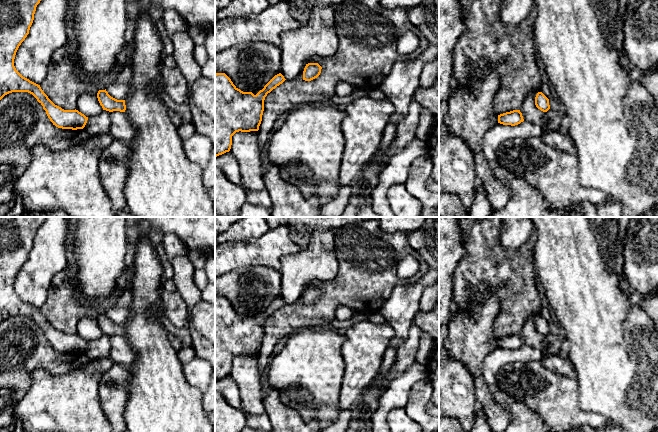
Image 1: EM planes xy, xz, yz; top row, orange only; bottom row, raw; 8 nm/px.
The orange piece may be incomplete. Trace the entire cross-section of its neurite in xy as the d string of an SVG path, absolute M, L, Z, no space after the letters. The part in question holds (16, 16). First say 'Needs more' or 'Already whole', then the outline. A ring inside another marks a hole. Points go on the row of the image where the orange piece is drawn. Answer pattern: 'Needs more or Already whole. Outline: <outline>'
Already whole. Outline: M0 0L0 100L12 92L28 92L43 106L50 121L62 129L83 129L88 117L55 105L40 85L23 77L14 66L16 52L29 34L41 0Z

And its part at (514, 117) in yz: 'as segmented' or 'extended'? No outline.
as segmented

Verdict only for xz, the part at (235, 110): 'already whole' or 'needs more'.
already whole

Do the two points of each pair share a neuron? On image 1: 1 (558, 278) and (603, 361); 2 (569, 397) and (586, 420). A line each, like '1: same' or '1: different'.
1: same
2: same

